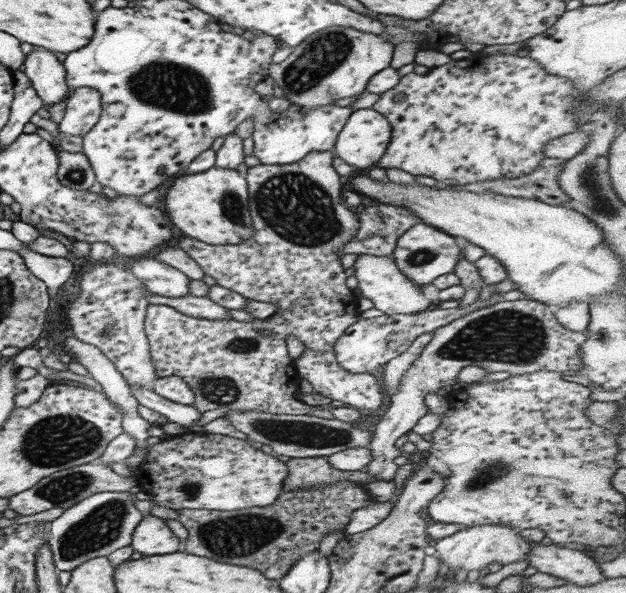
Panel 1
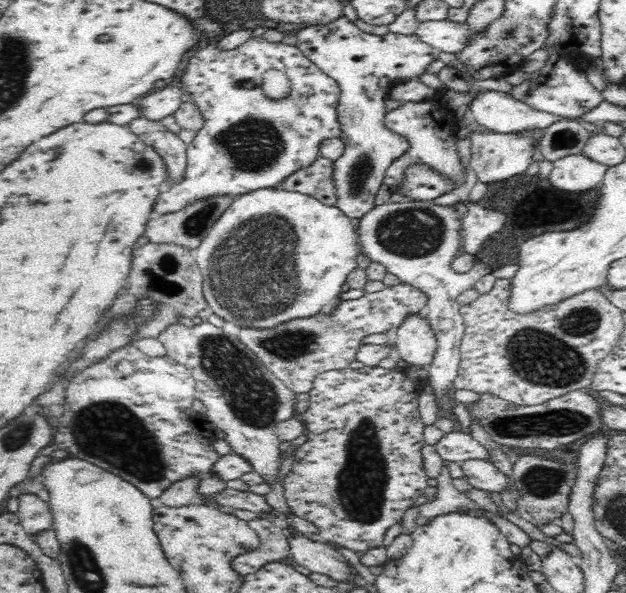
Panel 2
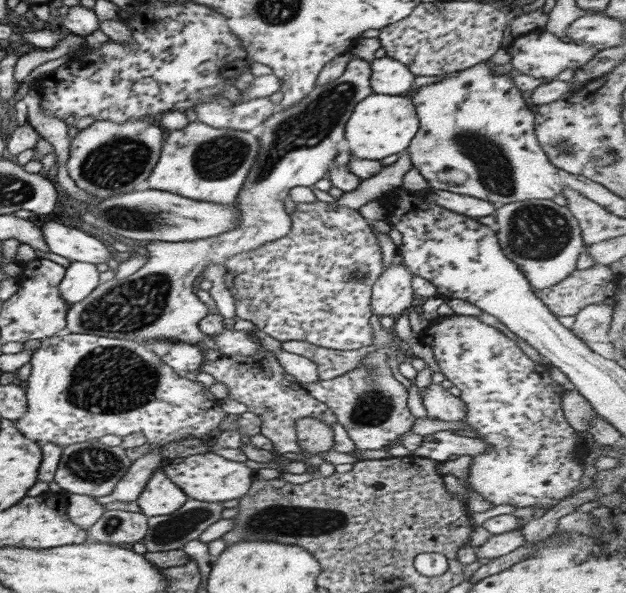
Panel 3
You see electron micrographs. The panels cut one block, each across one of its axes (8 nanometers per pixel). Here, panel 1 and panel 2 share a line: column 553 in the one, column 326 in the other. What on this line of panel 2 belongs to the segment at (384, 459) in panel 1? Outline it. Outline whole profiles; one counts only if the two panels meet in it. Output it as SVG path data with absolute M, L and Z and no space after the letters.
M396 284L383 288L380 292L365 293L358 299L340 301L335 309L326 307L317 315L292 319L268 328L242 327L237 335L270 372L273 372L295 394L307 393L313 388L313 380L321 372L348 367L356 360L358 347L362 338L370 334L393 333L410 313L418 313L427 304L427 296L409 284Z

